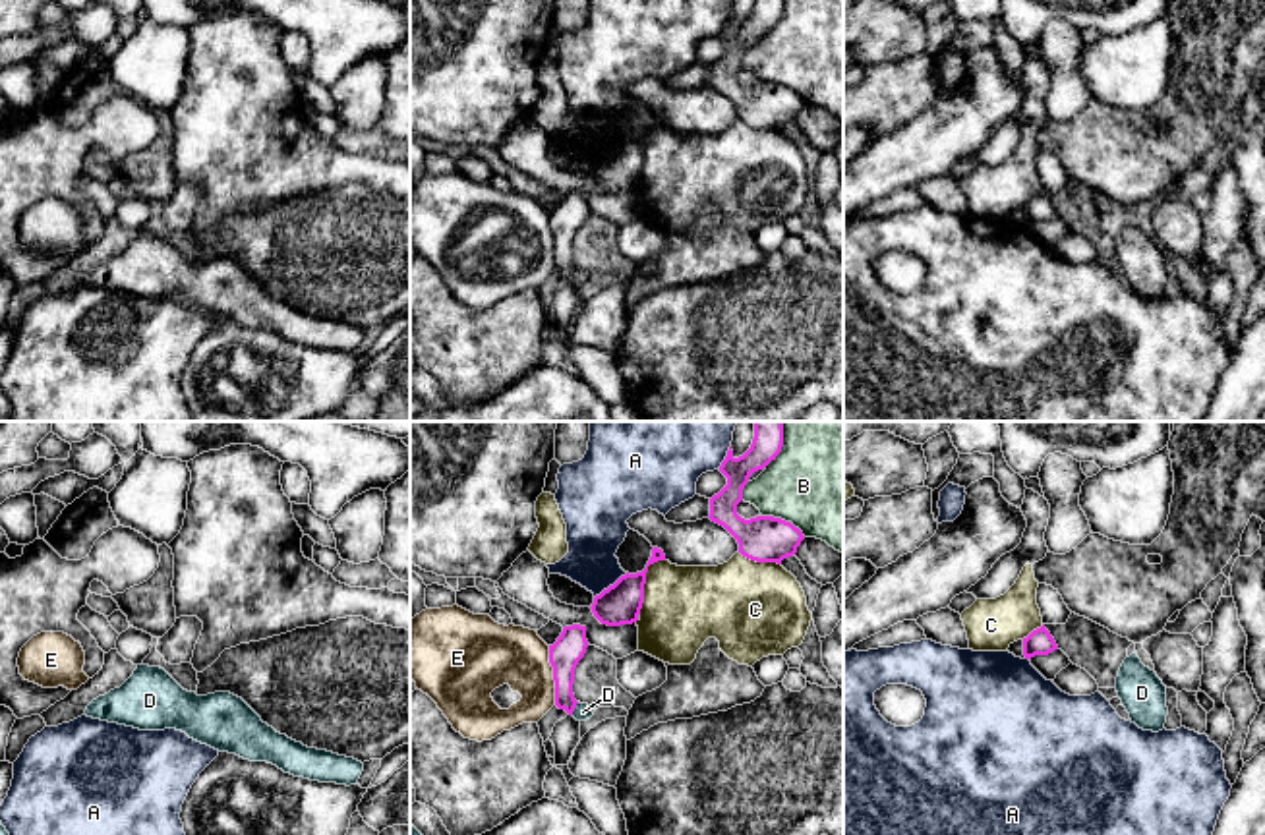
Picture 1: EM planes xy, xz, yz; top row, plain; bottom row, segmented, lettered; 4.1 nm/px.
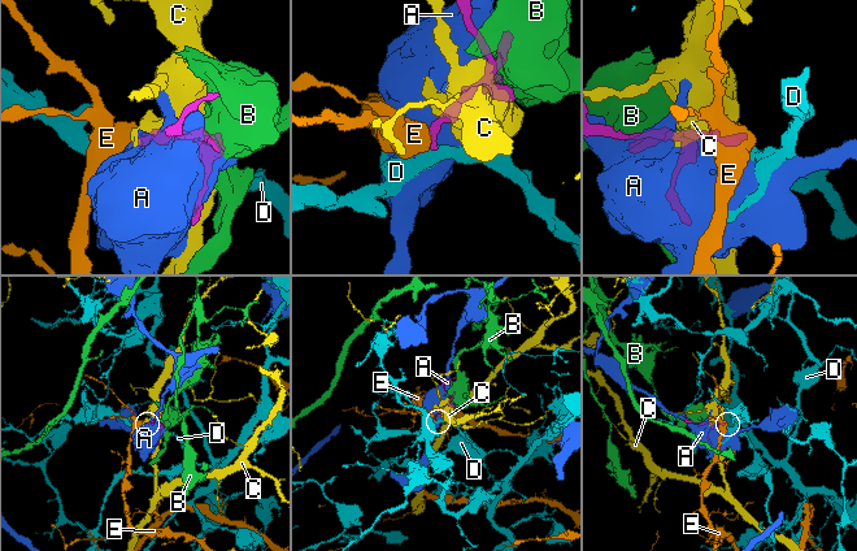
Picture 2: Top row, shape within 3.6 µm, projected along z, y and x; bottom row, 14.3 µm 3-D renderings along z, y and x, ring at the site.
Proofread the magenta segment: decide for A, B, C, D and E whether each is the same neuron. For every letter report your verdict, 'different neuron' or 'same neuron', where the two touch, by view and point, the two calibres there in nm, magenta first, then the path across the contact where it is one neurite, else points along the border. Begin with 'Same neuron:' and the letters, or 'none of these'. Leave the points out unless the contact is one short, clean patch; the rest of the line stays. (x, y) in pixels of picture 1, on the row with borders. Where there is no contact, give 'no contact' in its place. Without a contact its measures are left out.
Same neuron: D
A: different neuron; meets magenta in xz at (610, 586); 170 nm thick on the magenta side, 240 nm on the other
B: different neuron; meets magenta in xz at (784, 520); 190 nm thick on the magenta side, 480 nm on the other
C: different neuron; meets magenta in xz at (645, 582); 170 nm thick on the magenta side, 340 nm on the other
D: same neuron; meets magenta in xz at (575, 706); 130 nm thick on the magenta side, 70 nm on the other; runs through xz (571, 646), (563, 694), (575, 706), (583, 712)
E: different neuron; meets magenta in xz at (554, 675); 130 nm thick on the magenta side, 240 nm on the other; border along xz (548, 646), (556, 704)

